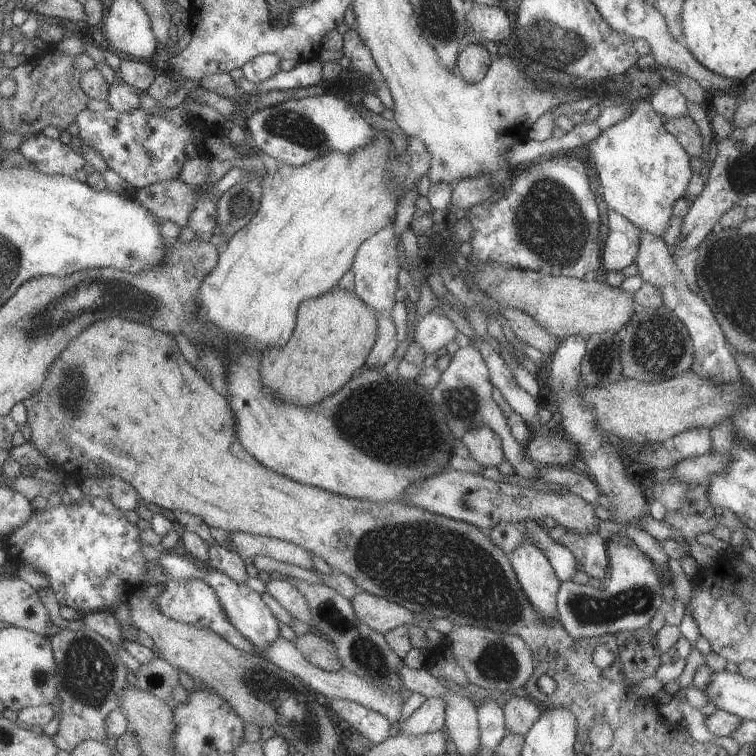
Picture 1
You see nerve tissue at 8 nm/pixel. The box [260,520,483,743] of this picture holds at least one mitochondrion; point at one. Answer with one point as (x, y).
(365, 656)

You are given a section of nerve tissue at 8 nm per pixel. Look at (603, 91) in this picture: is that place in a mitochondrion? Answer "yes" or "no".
no

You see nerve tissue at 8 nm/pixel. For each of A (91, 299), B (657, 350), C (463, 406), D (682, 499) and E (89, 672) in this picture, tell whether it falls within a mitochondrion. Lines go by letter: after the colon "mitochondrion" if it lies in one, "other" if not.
A: mitochondrion
B: mitochondrion
C: mitochondrion
D: mitochondrion
E: mitochondrion

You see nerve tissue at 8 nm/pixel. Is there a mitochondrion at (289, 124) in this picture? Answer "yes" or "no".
yes

